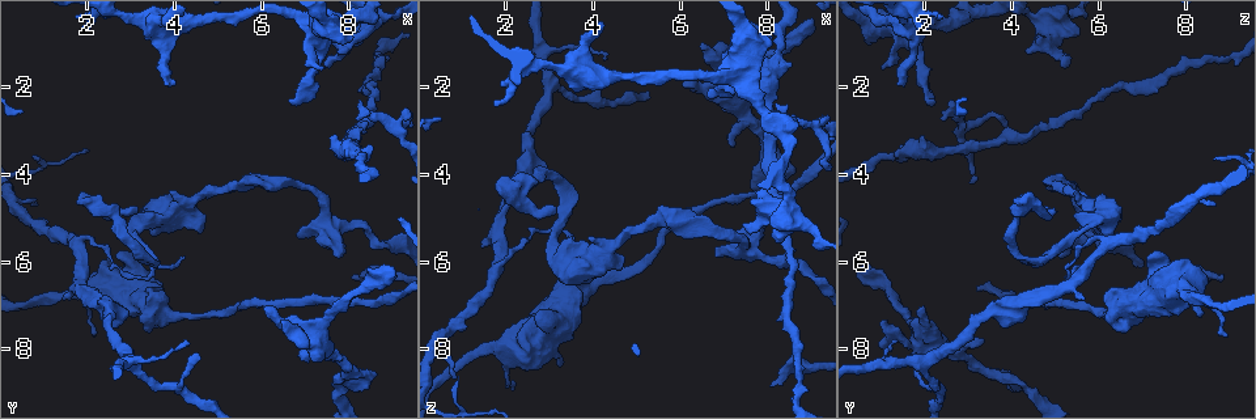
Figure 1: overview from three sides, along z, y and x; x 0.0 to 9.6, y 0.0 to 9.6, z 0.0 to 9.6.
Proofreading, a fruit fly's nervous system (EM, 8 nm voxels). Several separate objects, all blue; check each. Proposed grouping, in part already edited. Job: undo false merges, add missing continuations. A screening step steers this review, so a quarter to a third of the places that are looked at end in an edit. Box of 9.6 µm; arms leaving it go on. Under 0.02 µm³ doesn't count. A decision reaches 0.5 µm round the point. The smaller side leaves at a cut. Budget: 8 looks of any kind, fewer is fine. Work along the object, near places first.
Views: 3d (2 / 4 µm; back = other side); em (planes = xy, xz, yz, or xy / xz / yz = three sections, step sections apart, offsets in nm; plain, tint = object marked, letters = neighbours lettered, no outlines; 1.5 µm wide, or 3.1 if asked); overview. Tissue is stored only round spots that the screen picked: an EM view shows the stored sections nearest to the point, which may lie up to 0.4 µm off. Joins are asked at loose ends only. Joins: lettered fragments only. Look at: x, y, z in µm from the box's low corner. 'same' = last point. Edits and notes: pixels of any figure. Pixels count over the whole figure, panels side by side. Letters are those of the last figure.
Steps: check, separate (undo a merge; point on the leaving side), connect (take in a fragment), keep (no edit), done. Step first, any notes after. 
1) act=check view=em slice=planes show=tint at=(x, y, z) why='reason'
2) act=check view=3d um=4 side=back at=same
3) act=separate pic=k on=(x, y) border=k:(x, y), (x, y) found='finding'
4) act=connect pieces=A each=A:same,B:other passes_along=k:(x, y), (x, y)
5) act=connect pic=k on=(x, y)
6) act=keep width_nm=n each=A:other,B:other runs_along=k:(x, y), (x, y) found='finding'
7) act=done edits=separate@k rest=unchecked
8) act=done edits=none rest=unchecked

act=check view=3d um=4 at=(8.30, 3.60, 1.45) why='sudden change in width'

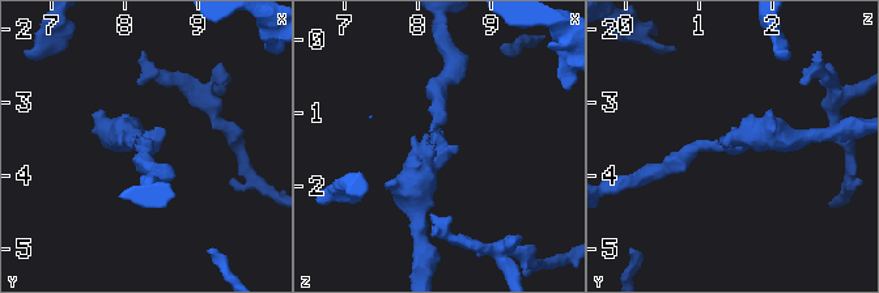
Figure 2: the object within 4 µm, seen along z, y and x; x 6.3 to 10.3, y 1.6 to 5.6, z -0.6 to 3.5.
act=check view=em slice=planes show=plain at=(8.25, 3.60, 1.45) arm_widths_nm=220,480 why='now the EM'

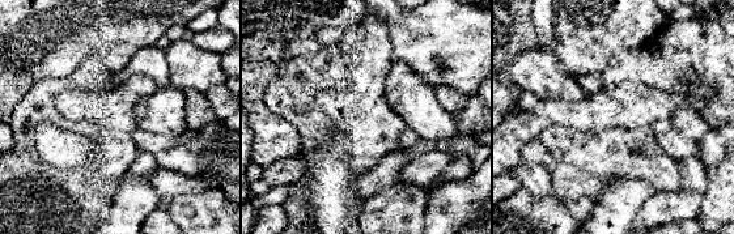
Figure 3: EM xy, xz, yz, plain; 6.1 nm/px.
act=check view=em slice=planes show=letters at=same

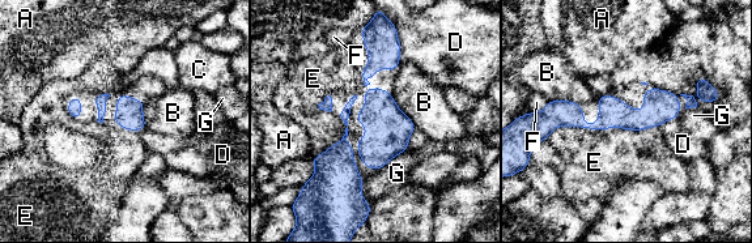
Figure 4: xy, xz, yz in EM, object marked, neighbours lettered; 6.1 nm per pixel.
act=keep width_nm=160 each=A:other,B:other,C:other,D:other,E:other,F:other,G:other runs_along=4:(692, 102), (598, 126), (548, 111) found='all the same neuron'

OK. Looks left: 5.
act=check view=em slice=planes show=tint at=(7.40, 1.55, 1.10) why='branch stops here'

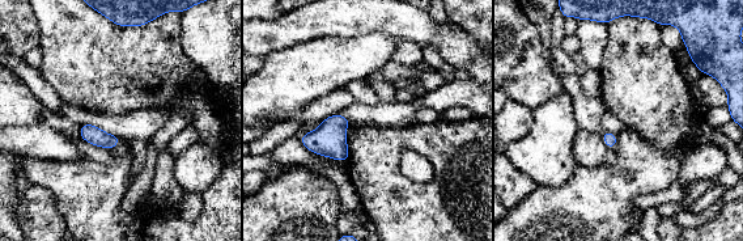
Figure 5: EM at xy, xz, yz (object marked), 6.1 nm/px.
act=check view=em slice=planes show=letters at=same why='see the neighbours'

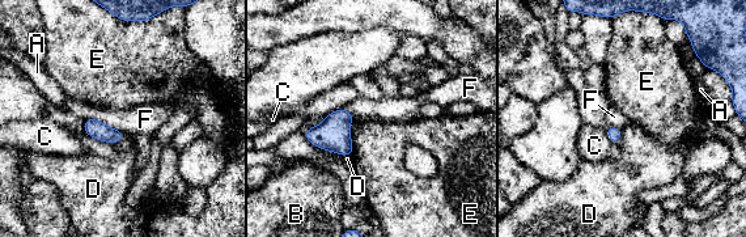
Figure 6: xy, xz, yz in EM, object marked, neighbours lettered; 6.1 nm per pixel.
act=keep each=A:other,B:other,C:other,D:other,E:other,F:other border=6:(317, 145), (351, 156) found='no lettered fragment goes on from it'

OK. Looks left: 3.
act=check view=3d um=2 side=back at=(1.55, 6.70, 8.00) why='thick turns thin'

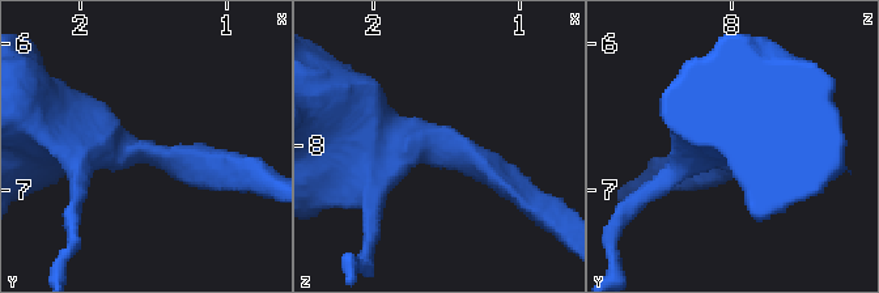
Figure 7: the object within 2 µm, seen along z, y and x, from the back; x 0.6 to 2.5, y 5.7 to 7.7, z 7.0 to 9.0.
act=check view=em slice=xy step=8 show=tint at=(1.54, 6.76, 7.98) arm_widths_nm=220,600

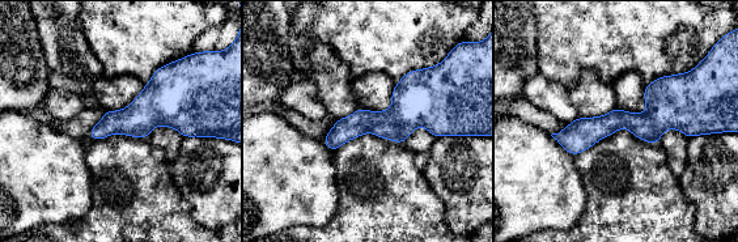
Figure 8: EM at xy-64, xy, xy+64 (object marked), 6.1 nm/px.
act=check view=em slice=yz step=8 show=letters at=same why='another direction'

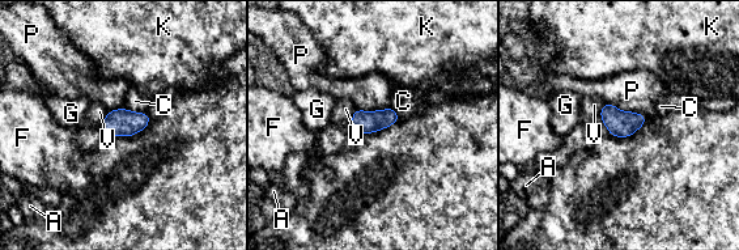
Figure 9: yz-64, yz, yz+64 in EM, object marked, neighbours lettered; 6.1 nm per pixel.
act=keep longest_contact=P:300nm each=A:other,C:other,F:other,G:other,K:other,P:other,V:other border=9:(122, 107), (130, 111), (147, 113) found='one neuron here'

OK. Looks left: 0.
act=done edits=none rest=unchecked

